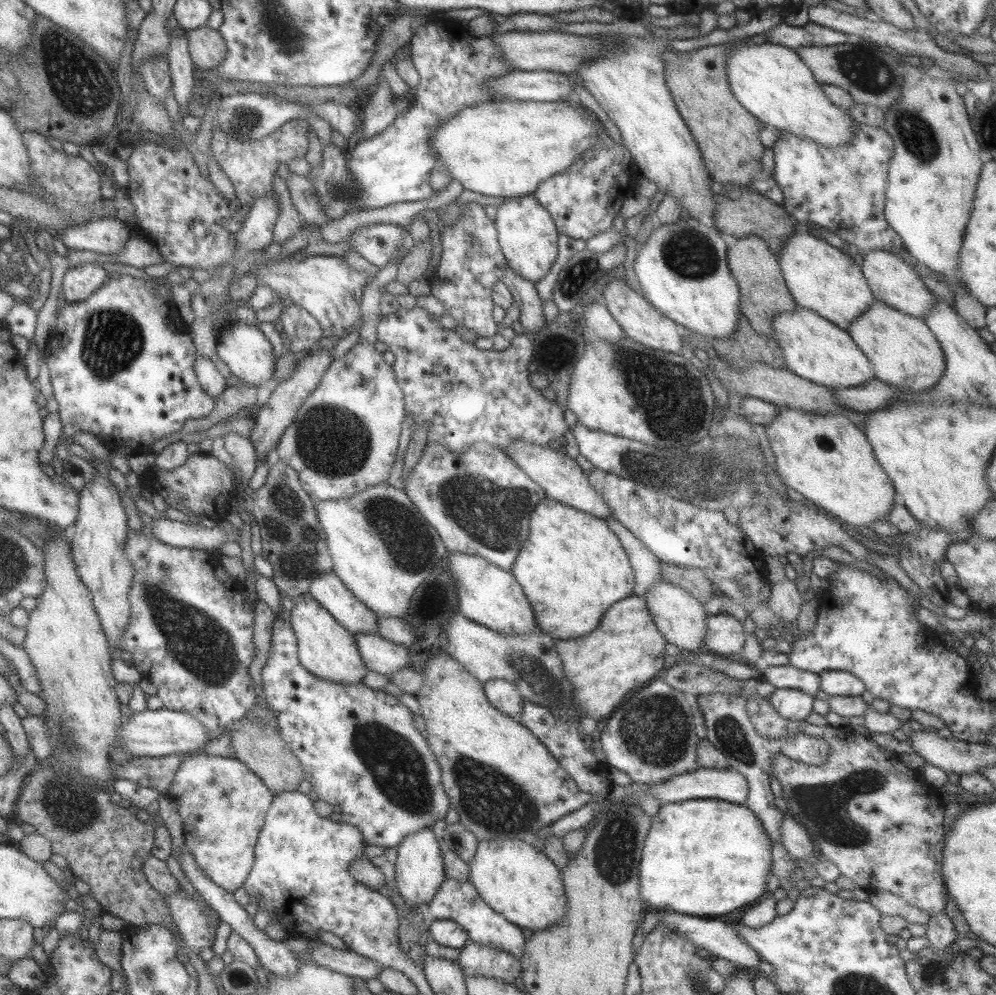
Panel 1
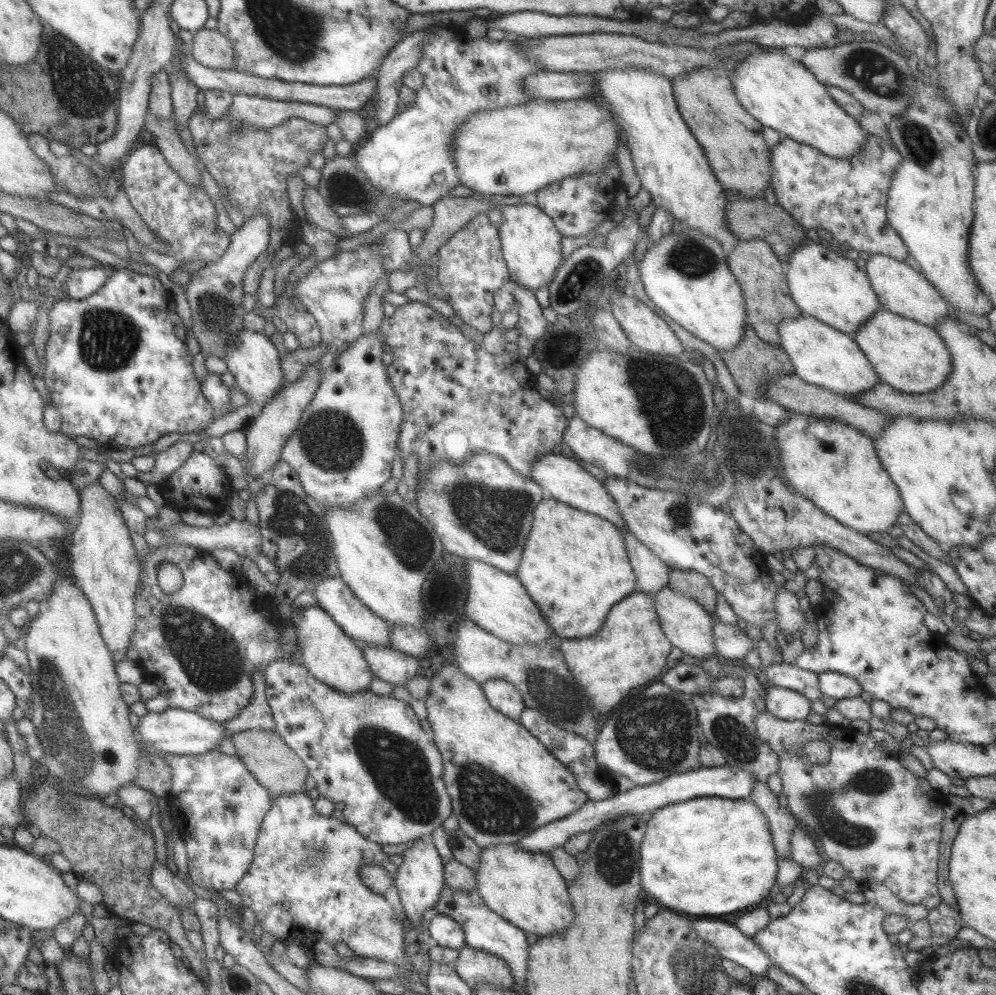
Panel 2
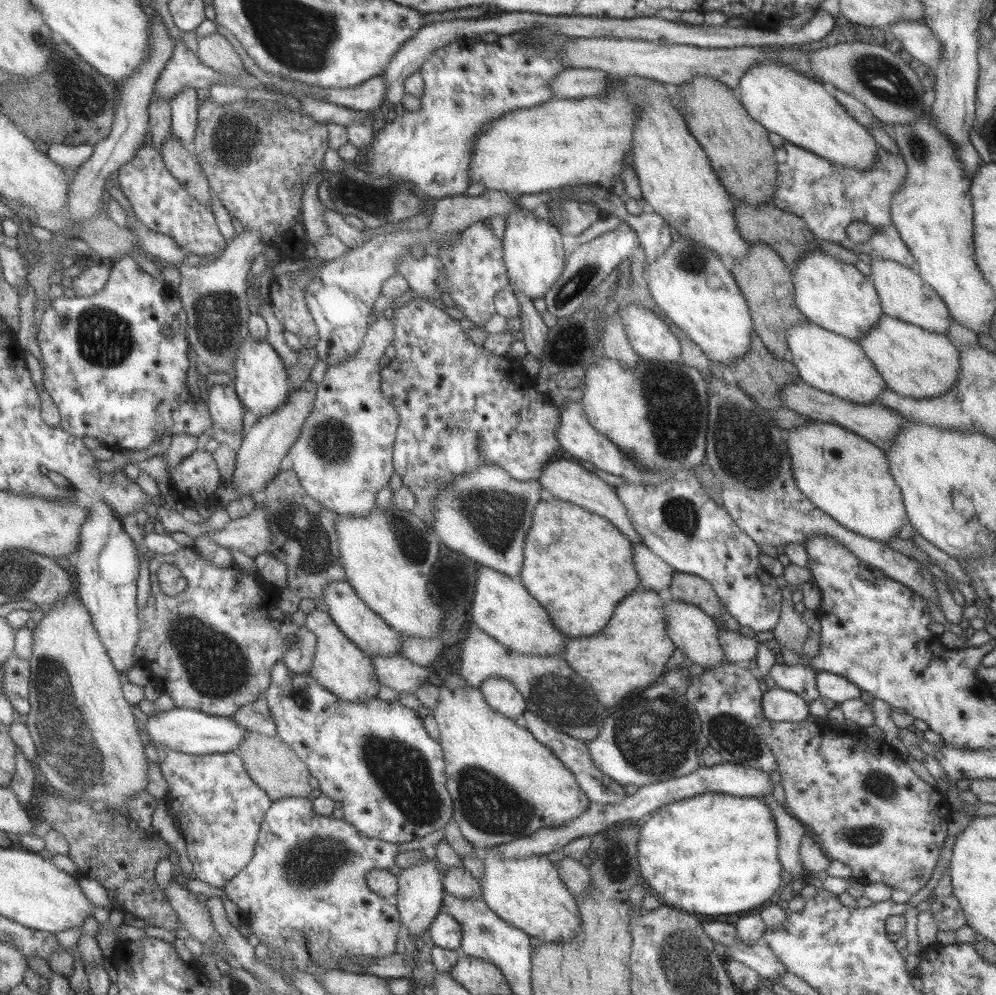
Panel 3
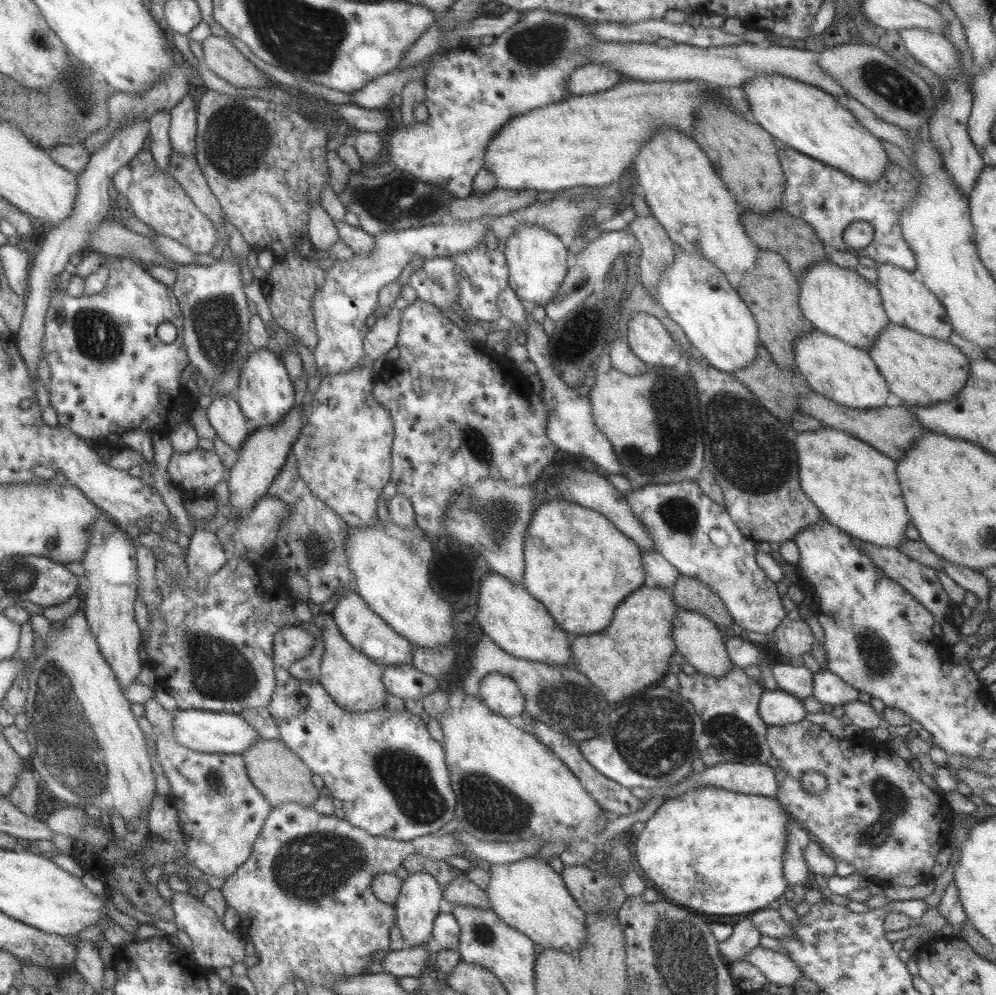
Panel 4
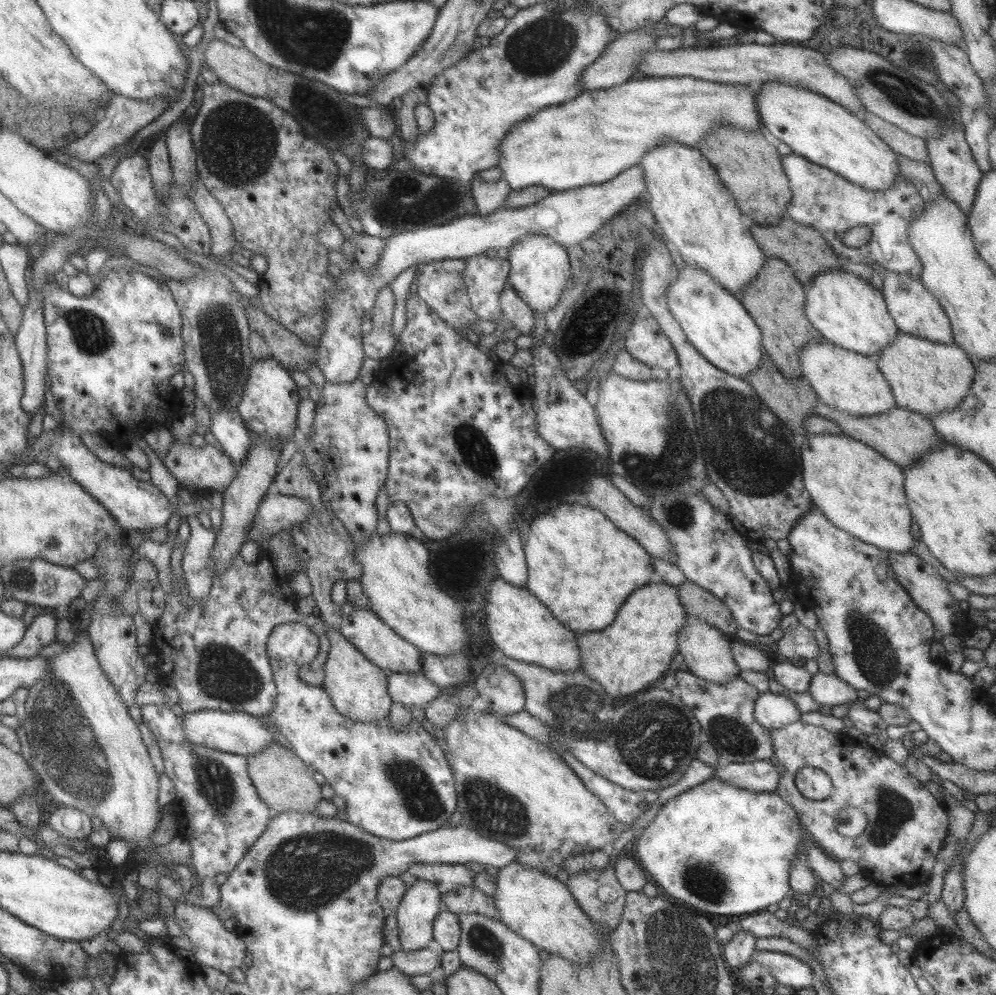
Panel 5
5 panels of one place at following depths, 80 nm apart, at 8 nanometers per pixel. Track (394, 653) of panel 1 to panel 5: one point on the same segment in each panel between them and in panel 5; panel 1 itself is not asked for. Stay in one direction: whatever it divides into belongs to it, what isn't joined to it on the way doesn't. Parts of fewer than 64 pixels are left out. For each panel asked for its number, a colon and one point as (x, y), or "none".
2: (388, 664)
3: (398, 673)
4: (404, 681)
5: (413, 690)

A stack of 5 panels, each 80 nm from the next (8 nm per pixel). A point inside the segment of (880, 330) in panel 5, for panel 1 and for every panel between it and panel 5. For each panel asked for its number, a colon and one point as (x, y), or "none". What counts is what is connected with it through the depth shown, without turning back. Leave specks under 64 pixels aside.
1: (820, 278)
2: (830, 288)
3: (837, 297)
4: (839, 302)

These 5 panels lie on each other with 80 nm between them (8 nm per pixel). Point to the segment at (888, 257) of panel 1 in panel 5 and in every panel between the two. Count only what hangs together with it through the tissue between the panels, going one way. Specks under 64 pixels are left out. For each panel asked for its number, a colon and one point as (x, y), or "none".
2: (899, 288)
3: (903, 295)
4: (906, 300)
5: (915, 311)

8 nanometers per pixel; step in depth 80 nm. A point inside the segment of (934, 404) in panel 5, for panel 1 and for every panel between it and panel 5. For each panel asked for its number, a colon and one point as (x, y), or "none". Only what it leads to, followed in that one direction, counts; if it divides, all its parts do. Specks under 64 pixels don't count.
1: (903, 352)
2: (912, 358)
3: (914, 363)
4: (919, 370)

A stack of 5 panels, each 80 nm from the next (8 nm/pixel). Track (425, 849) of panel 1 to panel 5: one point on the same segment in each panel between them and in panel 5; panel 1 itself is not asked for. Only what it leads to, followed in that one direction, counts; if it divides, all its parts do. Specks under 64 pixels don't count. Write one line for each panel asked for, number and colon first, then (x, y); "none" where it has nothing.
2: (419, 880)
3: (419, 895)
4: (419, 901)
5: (421, 902)

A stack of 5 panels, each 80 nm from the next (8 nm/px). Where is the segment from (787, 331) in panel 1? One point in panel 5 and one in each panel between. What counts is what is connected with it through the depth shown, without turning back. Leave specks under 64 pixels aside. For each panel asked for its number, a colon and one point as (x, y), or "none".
2: (822, 356)
3: (833, 364)
4: (848, 376)
5: (847, 382)

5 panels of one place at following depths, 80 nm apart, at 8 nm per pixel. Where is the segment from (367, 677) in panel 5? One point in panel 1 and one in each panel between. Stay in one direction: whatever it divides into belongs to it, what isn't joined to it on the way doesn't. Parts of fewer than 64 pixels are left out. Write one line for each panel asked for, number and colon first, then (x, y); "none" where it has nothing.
1: (324, 648)
2: (331, 657)
3: (340, 667)
4: (353, 681)

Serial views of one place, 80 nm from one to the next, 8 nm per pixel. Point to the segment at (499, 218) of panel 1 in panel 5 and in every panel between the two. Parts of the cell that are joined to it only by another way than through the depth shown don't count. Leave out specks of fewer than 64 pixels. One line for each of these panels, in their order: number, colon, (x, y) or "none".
2: (530, 245)
3: (532, 250)
4: (537, 261)
5: (539, 269)

